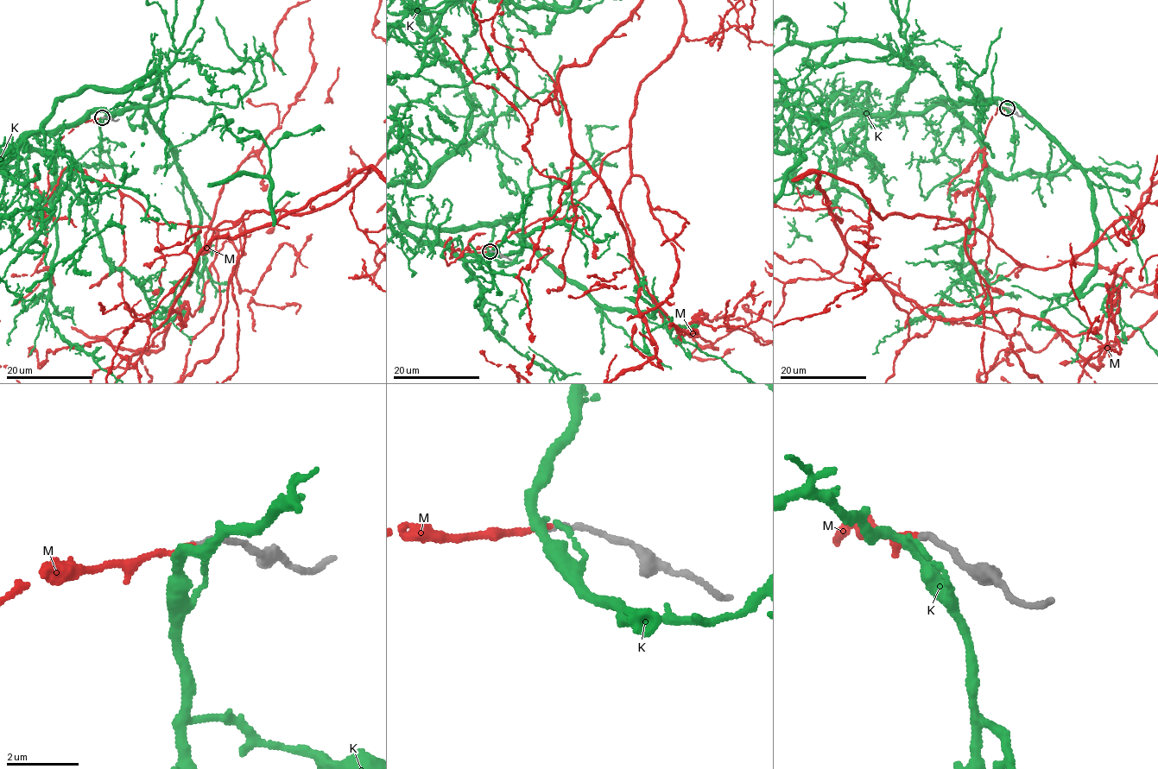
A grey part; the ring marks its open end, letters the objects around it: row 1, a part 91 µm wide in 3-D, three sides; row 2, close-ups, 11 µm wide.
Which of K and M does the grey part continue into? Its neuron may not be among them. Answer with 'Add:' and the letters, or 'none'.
Add: M

